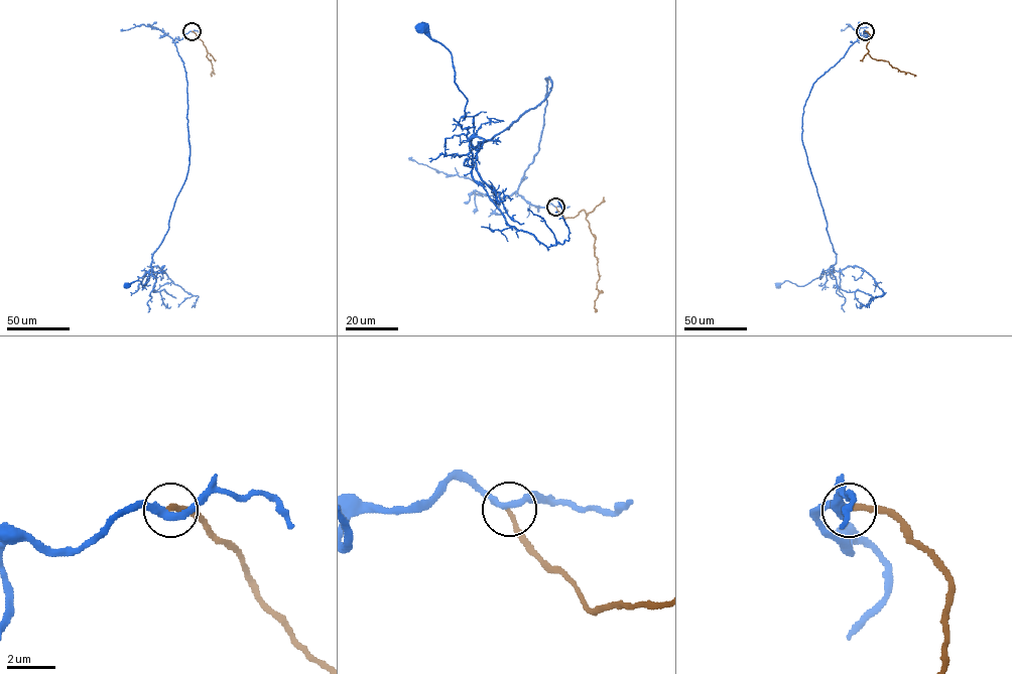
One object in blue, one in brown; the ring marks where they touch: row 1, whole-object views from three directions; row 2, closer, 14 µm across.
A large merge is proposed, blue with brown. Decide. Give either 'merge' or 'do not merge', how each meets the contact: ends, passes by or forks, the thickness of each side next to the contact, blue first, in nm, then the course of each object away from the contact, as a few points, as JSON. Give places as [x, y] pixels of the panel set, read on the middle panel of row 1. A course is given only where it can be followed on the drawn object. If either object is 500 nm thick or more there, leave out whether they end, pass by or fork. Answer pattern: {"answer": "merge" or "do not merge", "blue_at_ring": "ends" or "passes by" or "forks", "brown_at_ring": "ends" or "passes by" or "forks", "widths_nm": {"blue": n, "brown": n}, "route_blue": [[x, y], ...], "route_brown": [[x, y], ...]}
{"answer": "do not merge", "blue_at_ring": "passes by", "brown_at_ring": "ends", "widths_nm": {"blue": 280, "brown": 200}, "route_blue": [[555, 208], [537, 211], [517, 192], [538, 150], [550, 79], [536, 107], [473, 147], [452, 54], [421, 27]], "route_brown": [[556, 208], [564, 218], [574, 218], [584, 210], [588, 214], [586, 219], [595, 238], [599, 274], [595, 311]]}

